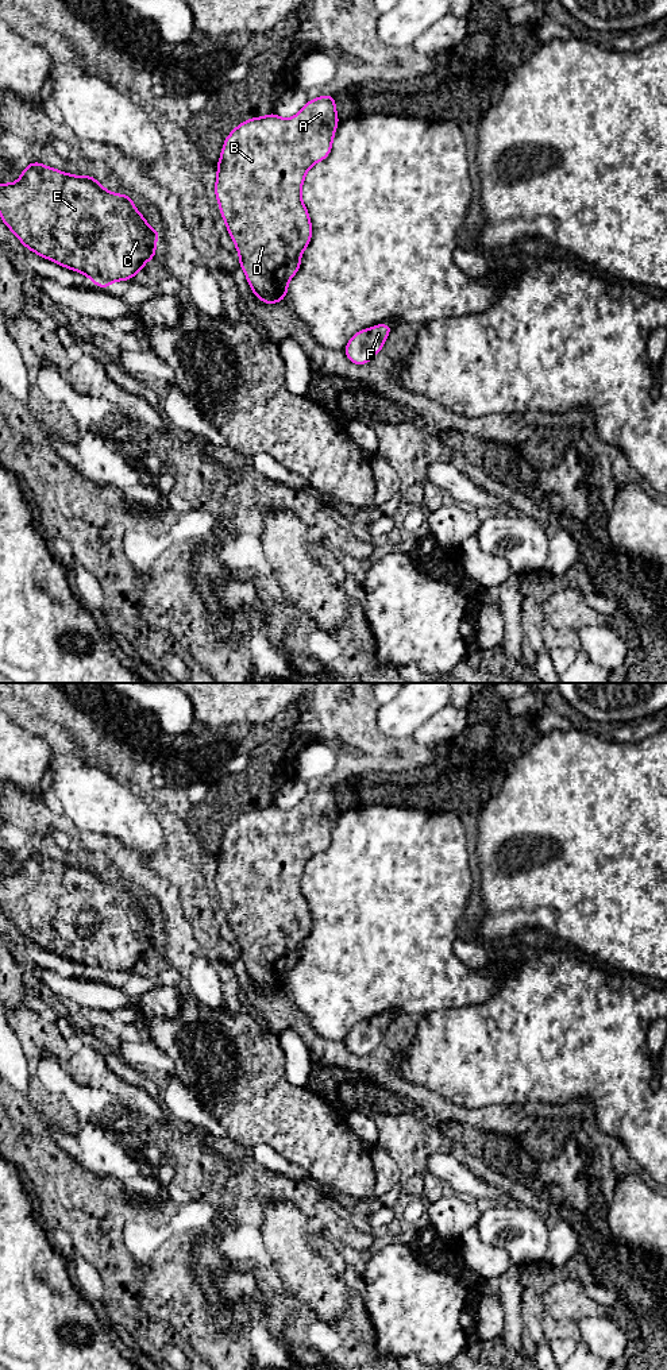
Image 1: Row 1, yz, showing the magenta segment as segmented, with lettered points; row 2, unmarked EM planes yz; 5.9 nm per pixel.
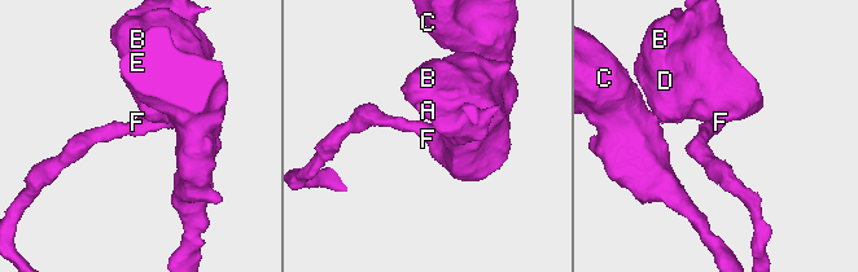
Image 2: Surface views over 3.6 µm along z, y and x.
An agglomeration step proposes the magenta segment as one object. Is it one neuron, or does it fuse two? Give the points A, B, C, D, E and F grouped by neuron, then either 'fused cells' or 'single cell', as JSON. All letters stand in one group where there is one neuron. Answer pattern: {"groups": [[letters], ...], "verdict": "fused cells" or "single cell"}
{"groups": [["A", "B", "C", "D", "E", "F"]], "verdict": "single cell"}

